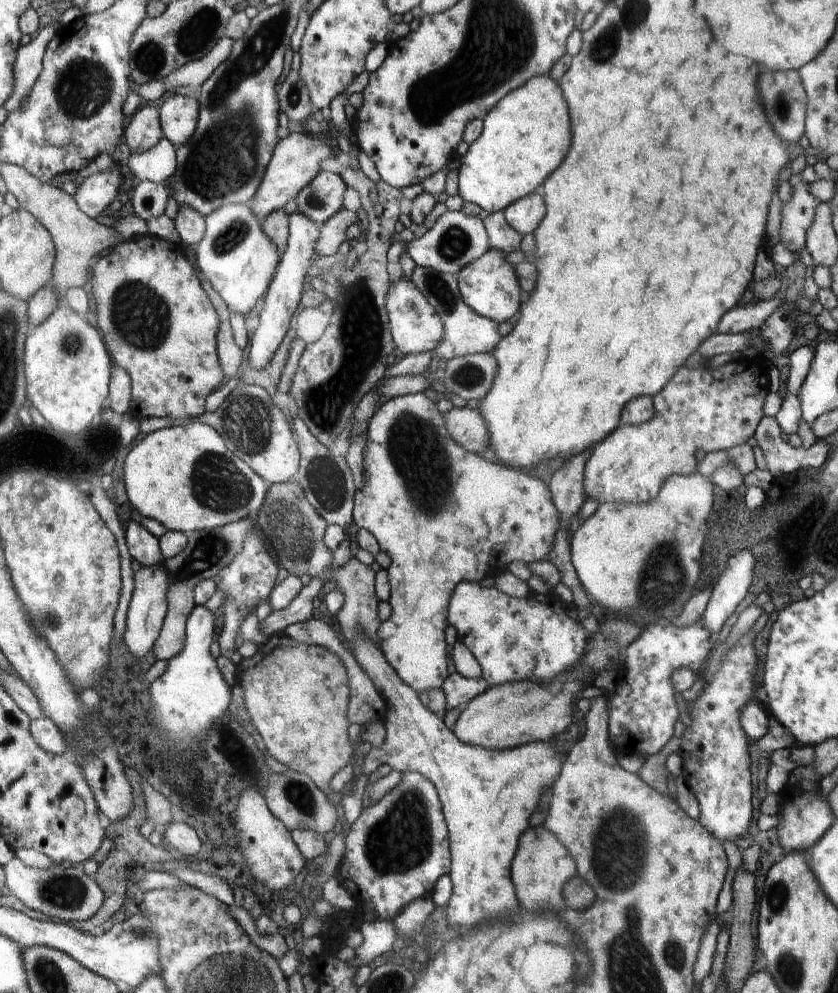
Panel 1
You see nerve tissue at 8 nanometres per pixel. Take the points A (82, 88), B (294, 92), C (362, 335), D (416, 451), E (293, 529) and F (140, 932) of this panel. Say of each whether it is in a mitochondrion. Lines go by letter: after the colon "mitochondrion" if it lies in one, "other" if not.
A: mitochondrion
B: mitochondrion
C: mitochondrion
D: mitochondrion
E: mitochondrion
F: mitochondrion

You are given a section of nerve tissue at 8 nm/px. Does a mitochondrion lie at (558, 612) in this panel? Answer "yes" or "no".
no

